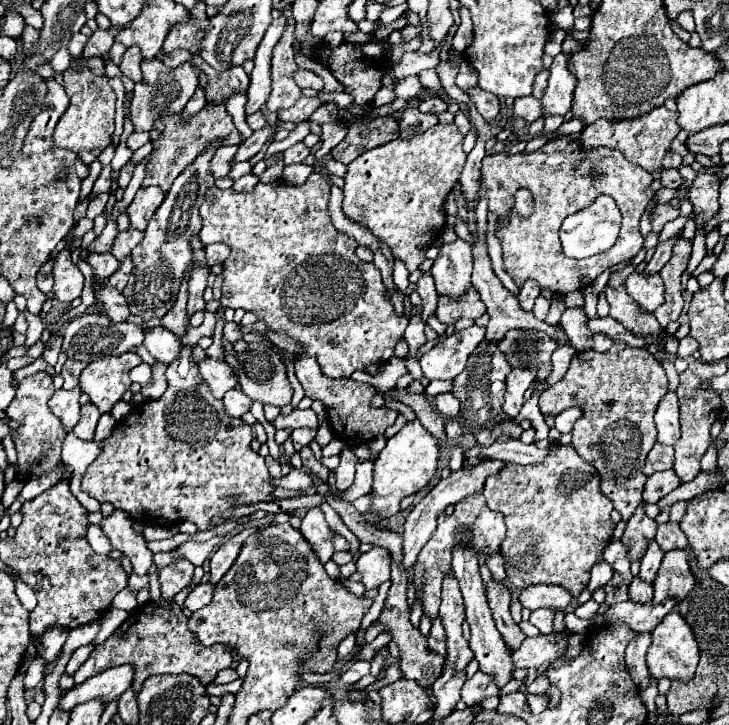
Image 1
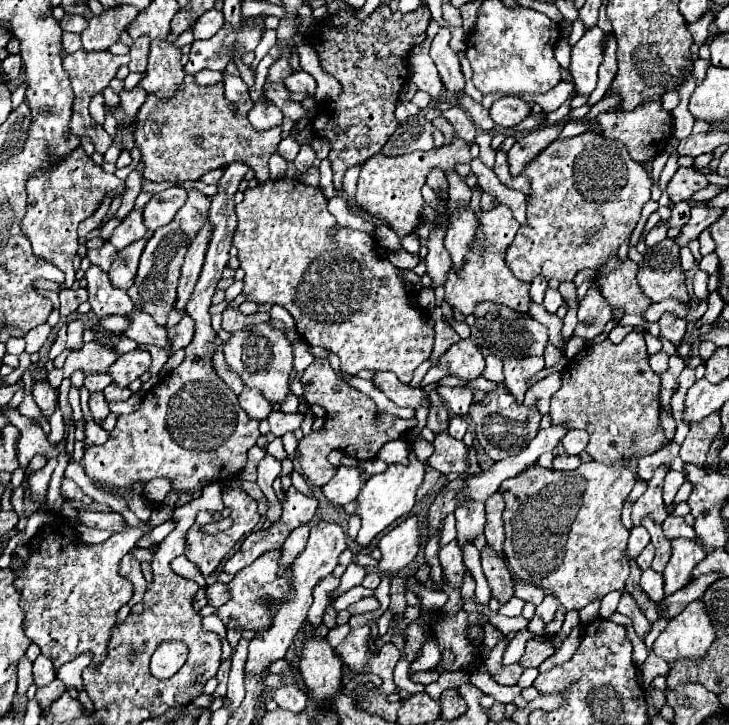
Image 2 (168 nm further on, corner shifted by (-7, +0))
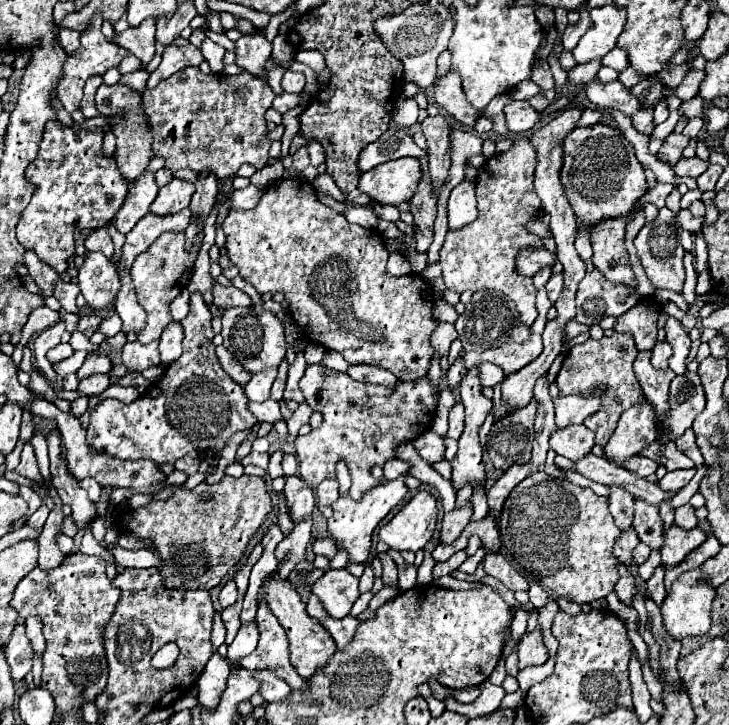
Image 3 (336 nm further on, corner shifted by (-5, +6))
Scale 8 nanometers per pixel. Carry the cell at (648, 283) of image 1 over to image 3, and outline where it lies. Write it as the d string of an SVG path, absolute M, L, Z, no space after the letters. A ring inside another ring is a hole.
M663 207L663 209L659 209L659 215L651 223L645 223L643 229L639 231L639 235L635 237L635 247L637 247L639 259L655 289L671 289L671 291L683 289L685 269L683 269L683 247L679 243L679 235L683 229L677 225L675 217L677 217L677 213Z

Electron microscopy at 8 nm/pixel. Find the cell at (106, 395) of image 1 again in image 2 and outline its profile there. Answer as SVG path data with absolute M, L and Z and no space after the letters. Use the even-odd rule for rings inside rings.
M131 351L131 353L125 353L121 355L109 369L107 373L111 375L113 383L121 389L129 387L131 381L139 379L145 371L149 371L149 365L151 365L151 355L147 351Z

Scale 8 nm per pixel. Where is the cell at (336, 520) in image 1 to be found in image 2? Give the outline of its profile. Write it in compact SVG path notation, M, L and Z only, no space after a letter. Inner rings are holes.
M294 470L290 476L292 480L292 485L297 490L299 490L300 492L302 492L303 494L307 496L314 497L312 487L309 487L308 485L309 482L303 475L301 475L300 473Z

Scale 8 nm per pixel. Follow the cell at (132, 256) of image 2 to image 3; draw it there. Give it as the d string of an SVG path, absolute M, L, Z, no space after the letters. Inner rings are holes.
M189 209L173 213L173 215L153 215L153 213L147 213L127 233L127 241L123 245L123 255L121 255L121 259L119 259L117 265L131 267L133 261L137 259L137 255L141 255L143 251L147 251L151 247L151 243L161 233L165 233L165 231L183 233L185 227L189 227L189 223L193 223L193 213Z

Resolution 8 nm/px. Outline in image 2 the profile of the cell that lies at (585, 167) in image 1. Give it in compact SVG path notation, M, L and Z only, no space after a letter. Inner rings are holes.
M585 131L577 137L553 141L547 145L547 149L543 149L543 153L525 165L521 175L531 181L531 193L527 195L527 223L521 225L519 233L509 245L505 261L513 275L527 283L531 283L539 273L545 279L557 279L565 283L573 281L581 269L599 271L603 261L615 255L621 243L631 237L641 217L641 209L651 199L653 189L651 175L641 163L629 157L625 145L615 139L605 139L595 131ZM595 223L605 223L605 233L597 233L597 237L587 241L587 235L595 229Z

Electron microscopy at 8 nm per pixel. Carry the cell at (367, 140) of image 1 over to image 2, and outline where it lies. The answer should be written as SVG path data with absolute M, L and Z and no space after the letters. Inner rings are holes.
M385 5L375 9L365 21L357 21L349 13L337 13L333 15L331 25L321 23L317 35L305 35L309 43L313 41L321 67L343 85L343 95L333 103L319 105L313 119L315 133L331 141L329 161L333 167L335 189L341 189L341 179L349 167L361 165L379 153L399 127L395 105L399 89L409 78L409 49L413 43L425 39L429 19L429 9L391 13Z

